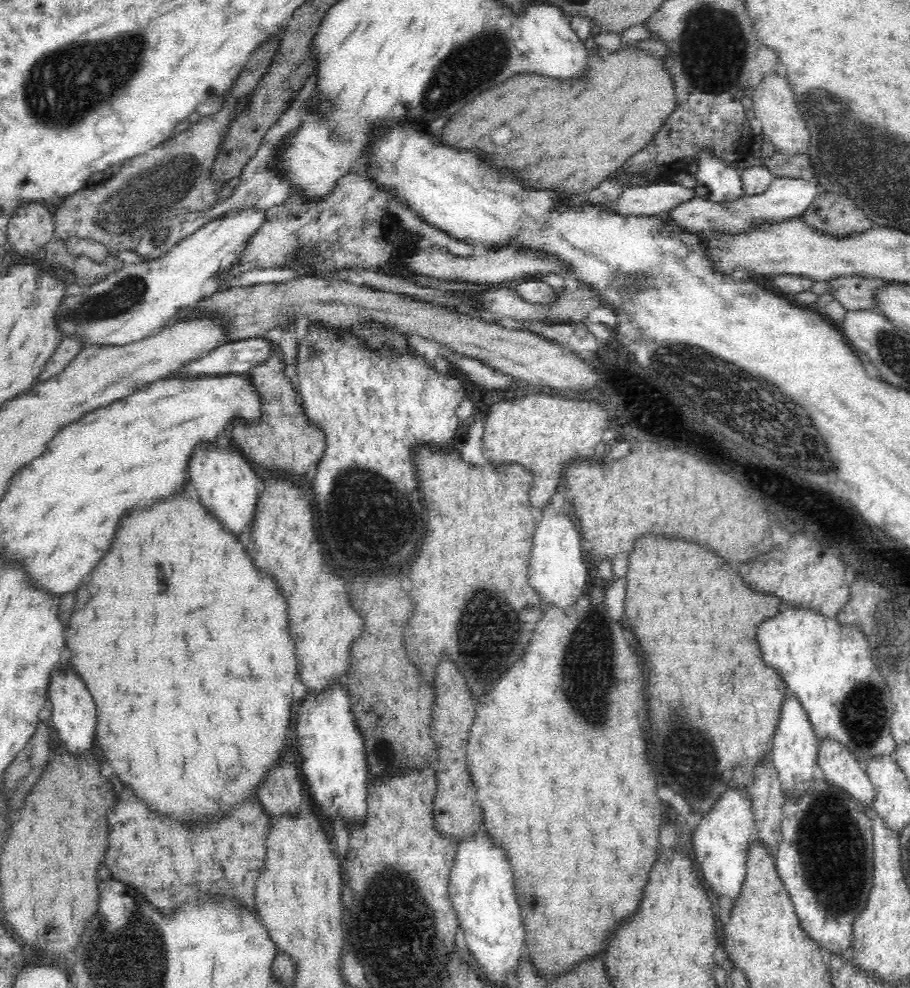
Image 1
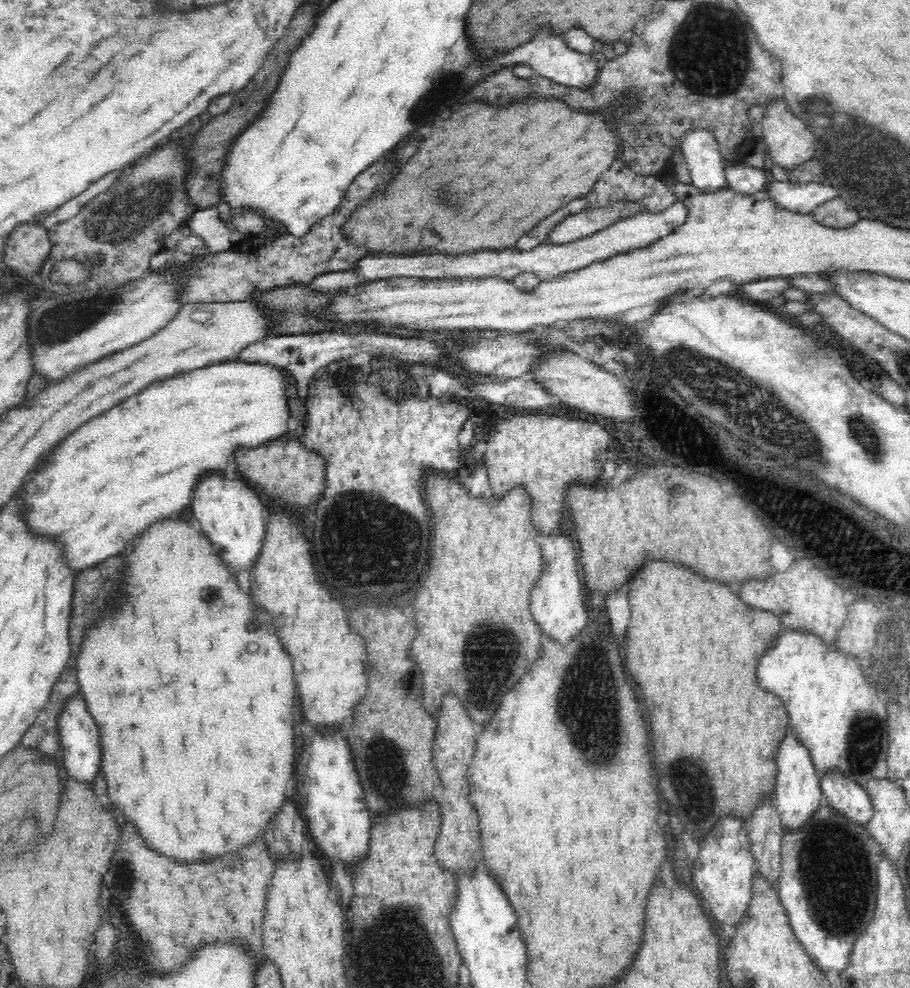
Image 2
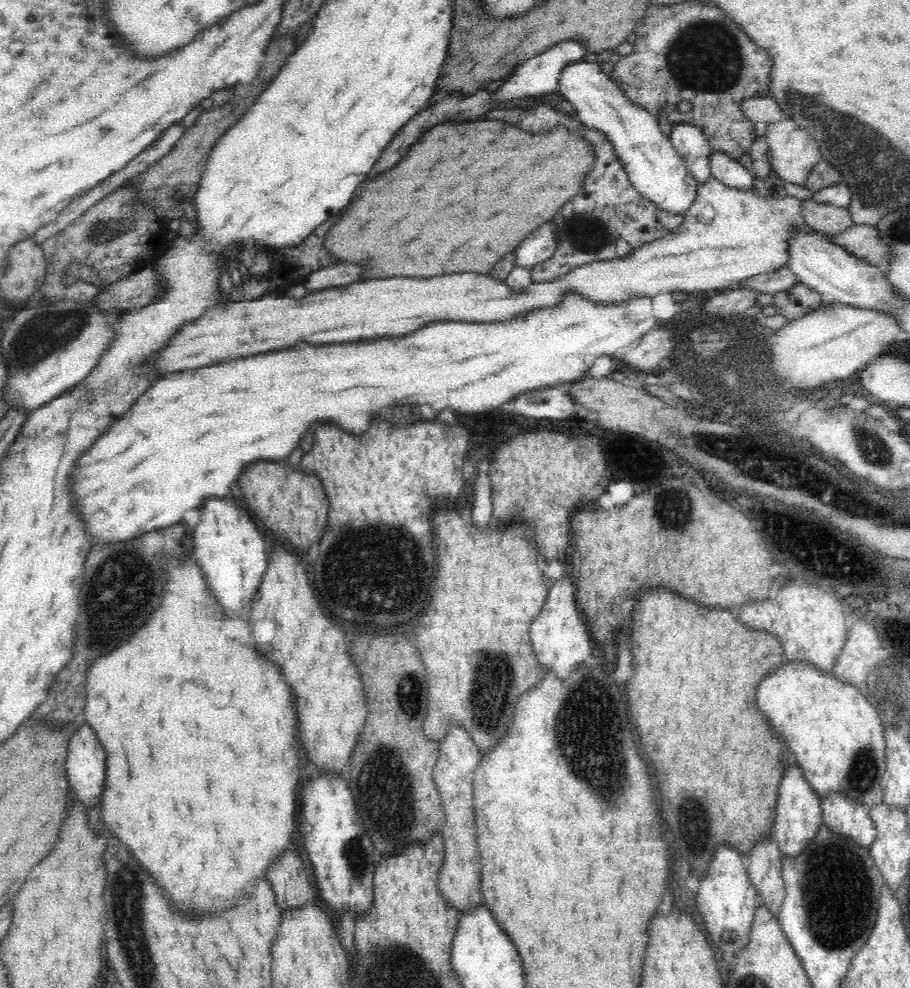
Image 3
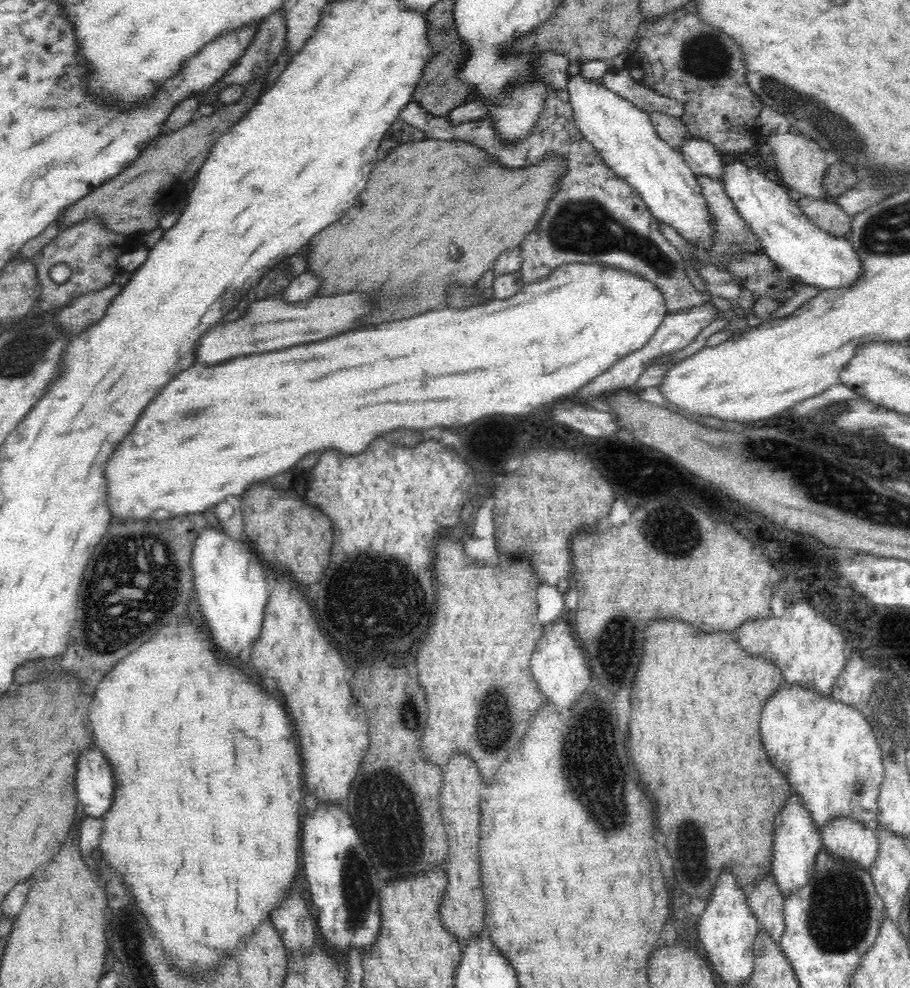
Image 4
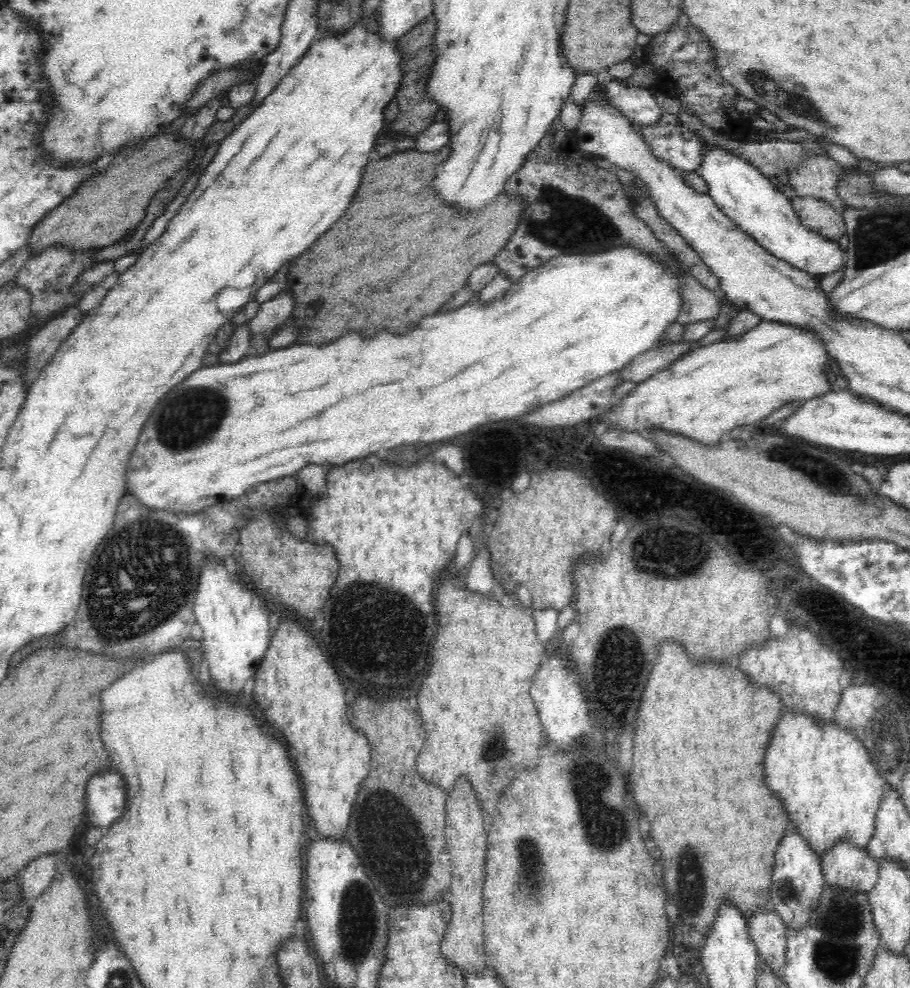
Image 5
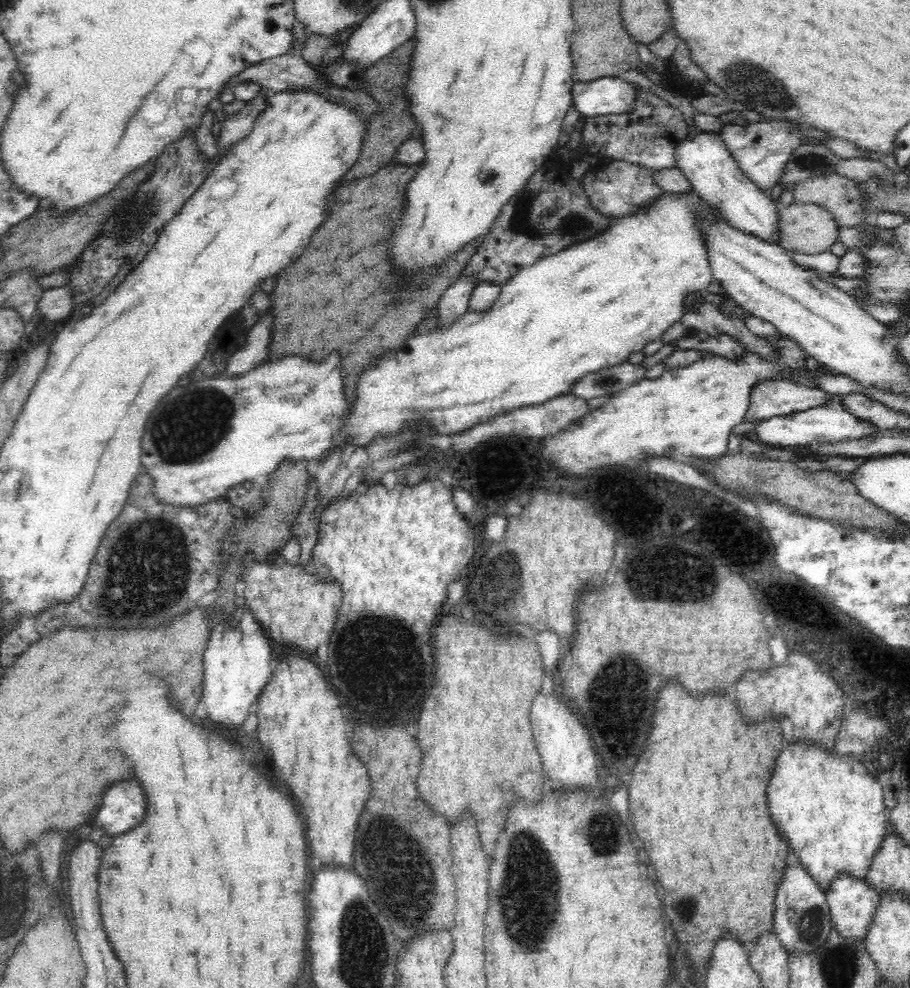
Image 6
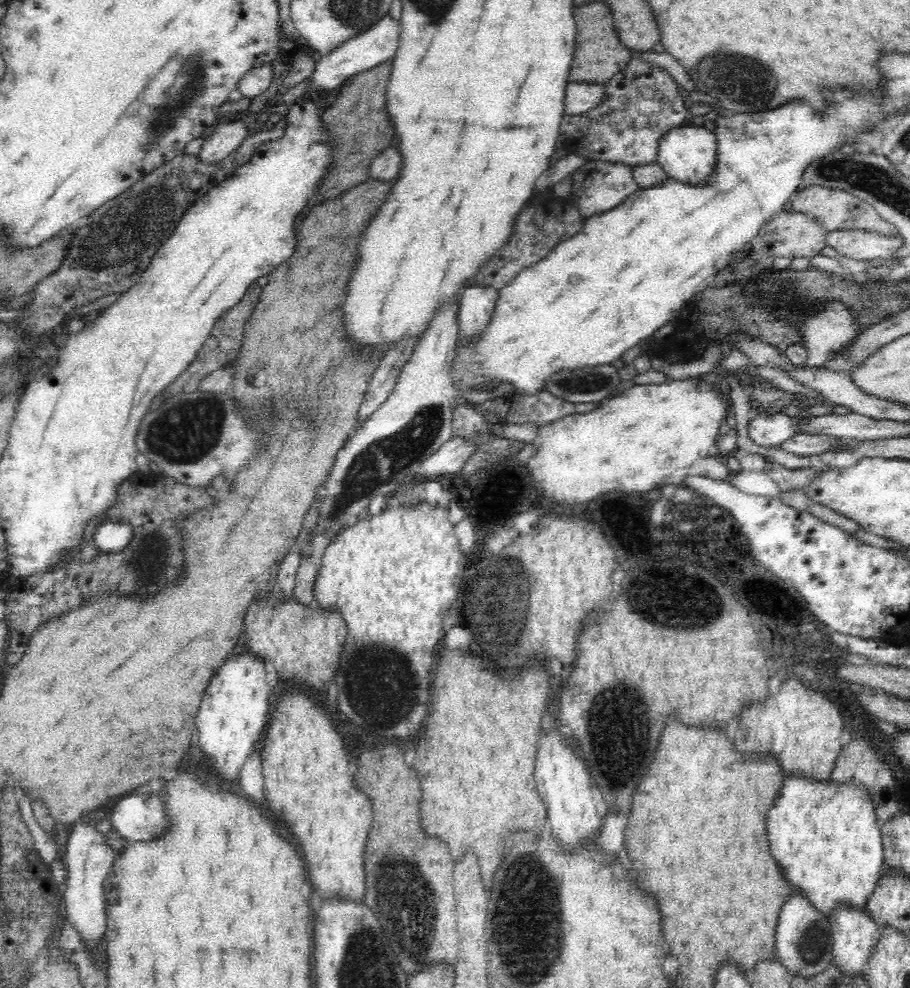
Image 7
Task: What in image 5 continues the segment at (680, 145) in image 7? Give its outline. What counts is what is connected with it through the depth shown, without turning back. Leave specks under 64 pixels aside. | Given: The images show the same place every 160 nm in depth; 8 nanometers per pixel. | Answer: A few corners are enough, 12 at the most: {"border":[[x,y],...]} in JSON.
{"border":[[712,144],[706,194],[770,254],[818,277],[838,243],[808,230],[746,159]]}

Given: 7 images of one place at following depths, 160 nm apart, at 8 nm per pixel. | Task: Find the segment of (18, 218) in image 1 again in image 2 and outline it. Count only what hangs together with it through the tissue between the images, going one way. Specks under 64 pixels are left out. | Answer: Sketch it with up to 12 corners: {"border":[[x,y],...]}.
{"border":[[22,221],[5,244],[4,268],[30,279],[51,251],[41,221]]}

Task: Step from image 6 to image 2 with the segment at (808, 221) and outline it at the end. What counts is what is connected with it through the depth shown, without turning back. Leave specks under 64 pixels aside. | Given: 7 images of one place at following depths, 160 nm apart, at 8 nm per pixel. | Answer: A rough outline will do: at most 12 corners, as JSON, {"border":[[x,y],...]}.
{"border":[[840,195],[821,202],[810,214],[835,229],[861,219]]}

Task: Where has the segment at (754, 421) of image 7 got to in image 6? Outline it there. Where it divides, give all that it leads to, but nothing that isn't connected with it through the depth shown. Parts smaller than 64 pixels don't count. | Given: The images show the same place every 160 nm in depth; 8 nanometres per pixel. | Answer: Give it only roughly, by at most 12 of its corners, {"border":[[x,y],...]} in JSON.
{"border":[[840,395],[754,427],[782,449],[874,436]]}

